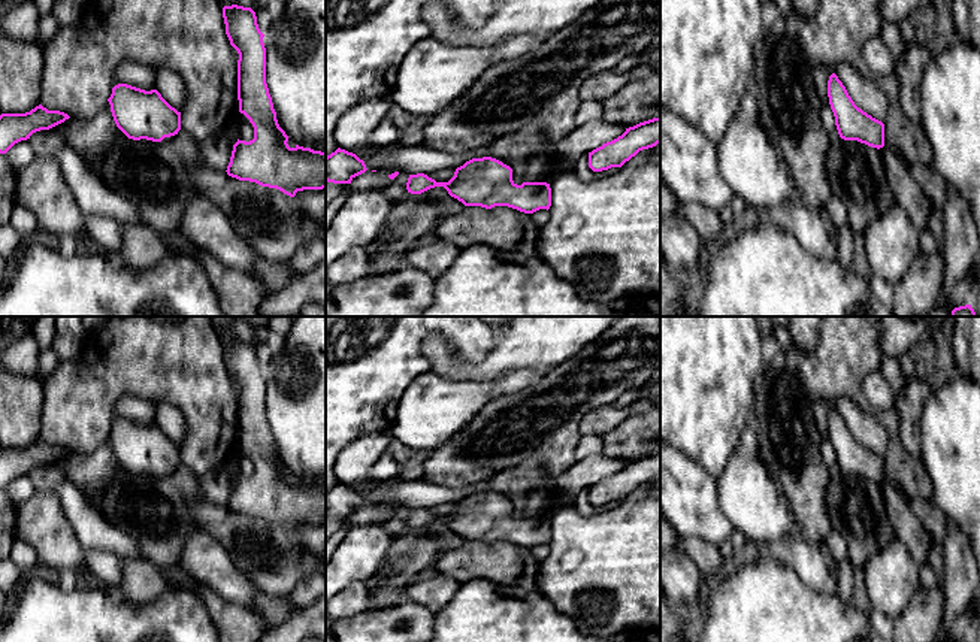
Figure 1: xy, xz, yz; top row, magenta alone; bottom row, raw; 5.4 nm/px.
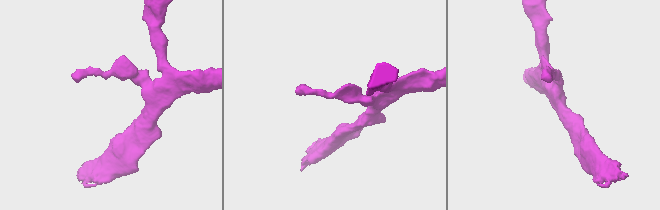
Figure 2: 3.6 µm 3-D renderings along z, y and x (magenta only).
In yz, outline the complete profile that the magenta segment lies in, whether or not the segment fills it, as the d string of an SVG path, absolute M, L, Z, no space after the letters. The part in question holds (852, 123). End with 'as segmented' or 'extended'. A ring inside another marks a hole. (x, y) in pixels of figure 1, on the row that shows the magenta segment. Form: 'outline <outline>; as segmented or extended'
outline M835 73L828 81L828 97L841 139L858 140L877 149L884 146L884 124L855 105Z; as segmented

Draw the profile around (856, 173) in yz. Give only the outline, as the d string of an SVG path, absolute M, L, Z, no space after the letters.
M841 139L828 151L826 173L832 194L846 205L853 233L863 233L874 218L895 206L877 148Z

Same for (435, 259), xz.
M438 239L433 245L414 248L406 254L409 267L426 272L433 279L442 275L457 258L460 248L454 243Z

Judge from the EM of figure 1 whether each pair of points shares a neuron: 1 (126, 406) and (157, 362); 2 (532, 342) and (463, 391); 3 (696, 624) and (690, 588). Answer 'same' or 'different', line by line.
1: different
2: different
3: same

